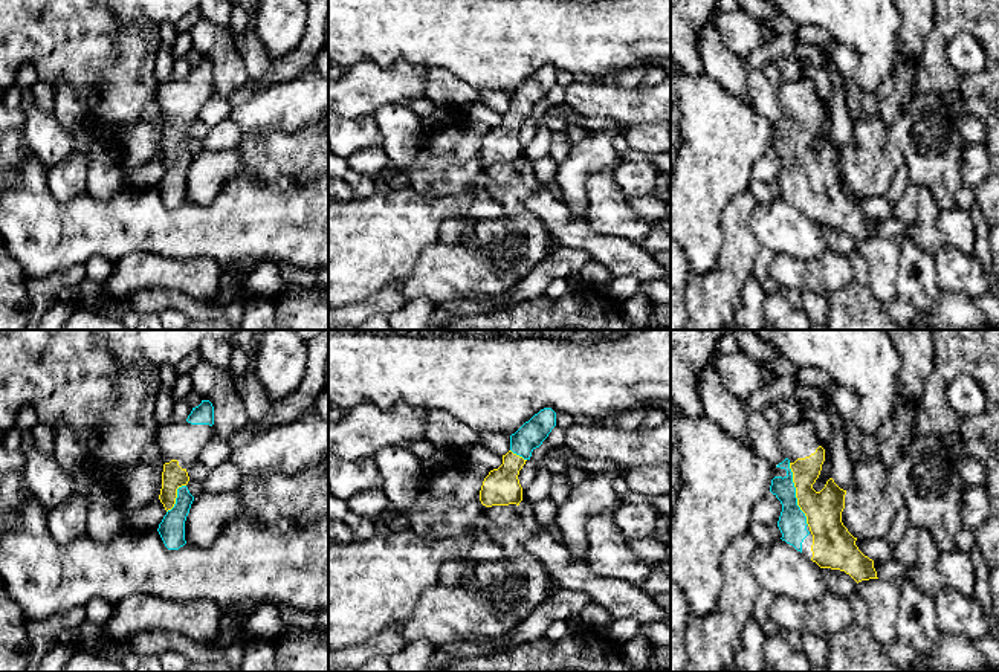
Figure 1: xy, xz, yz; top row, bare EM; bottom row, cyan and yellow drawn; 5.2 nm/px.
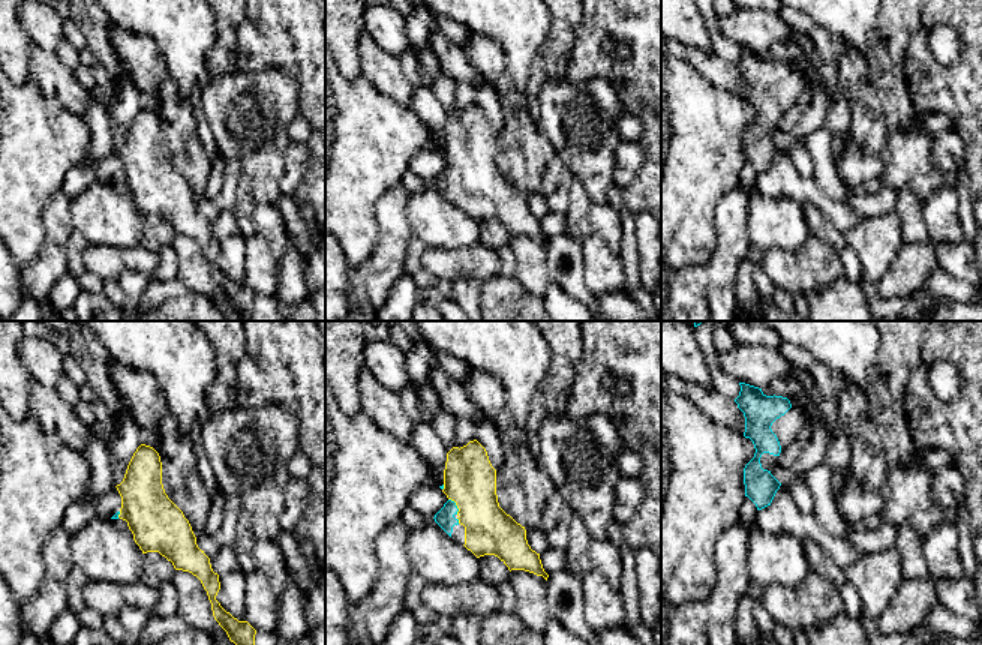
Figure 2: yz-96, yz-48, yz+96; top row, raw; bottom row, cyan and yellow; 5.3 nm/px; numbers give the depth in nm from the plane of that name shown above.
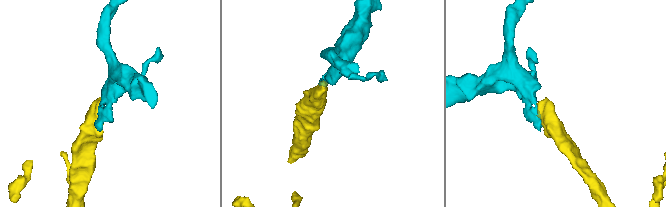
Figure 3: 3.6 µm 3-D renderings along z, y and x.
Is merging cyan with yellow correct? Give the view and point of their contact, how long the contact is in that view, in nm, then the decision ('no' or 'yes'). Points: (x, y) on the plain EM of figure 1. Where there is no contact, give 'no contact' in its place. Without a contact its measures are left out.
meets cyan in yz at (795, 151); contact 340 nm long; yes

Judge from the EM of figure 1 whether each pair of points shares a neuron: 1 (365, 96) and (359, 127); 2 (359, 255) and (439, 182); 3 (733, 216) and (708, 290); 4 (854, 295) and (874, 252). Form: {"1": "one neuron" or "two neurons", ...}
{"1": "two neurons", "2": "two neurons", "3": "one neuron", "4": "two neurons"}

